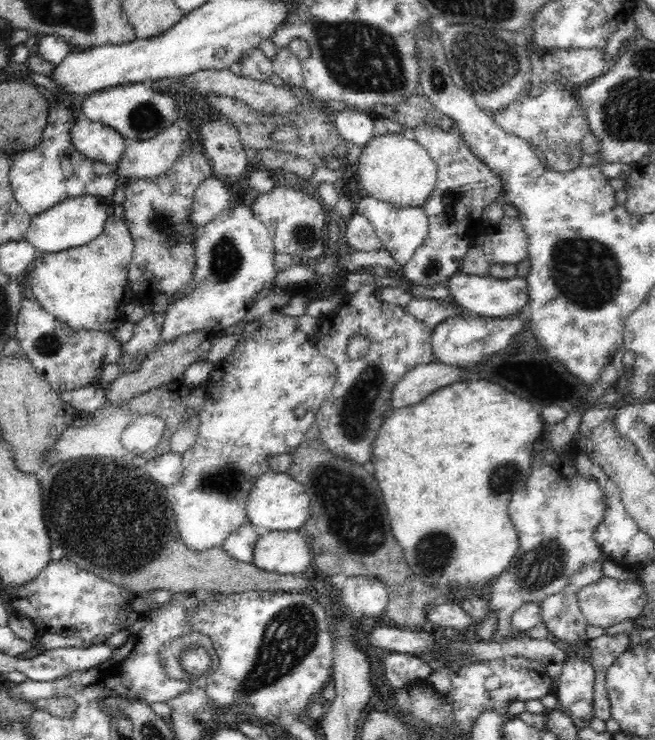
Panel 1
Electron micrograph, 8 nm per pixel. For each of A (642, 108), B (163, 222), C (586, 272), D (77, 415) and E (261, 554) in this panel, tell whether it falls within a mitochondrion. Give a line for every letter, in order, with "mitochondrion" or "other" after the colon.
A: mitochondrion
B: mitochondrion
C: mitochondrion
D: other
E: other

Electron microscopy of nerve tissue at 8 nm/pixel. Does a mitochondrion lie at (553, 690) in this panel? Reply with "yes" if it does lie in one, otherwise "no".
no

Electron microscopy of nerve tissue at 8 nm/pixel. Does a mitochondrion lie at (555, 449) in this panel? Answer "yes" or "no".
no

